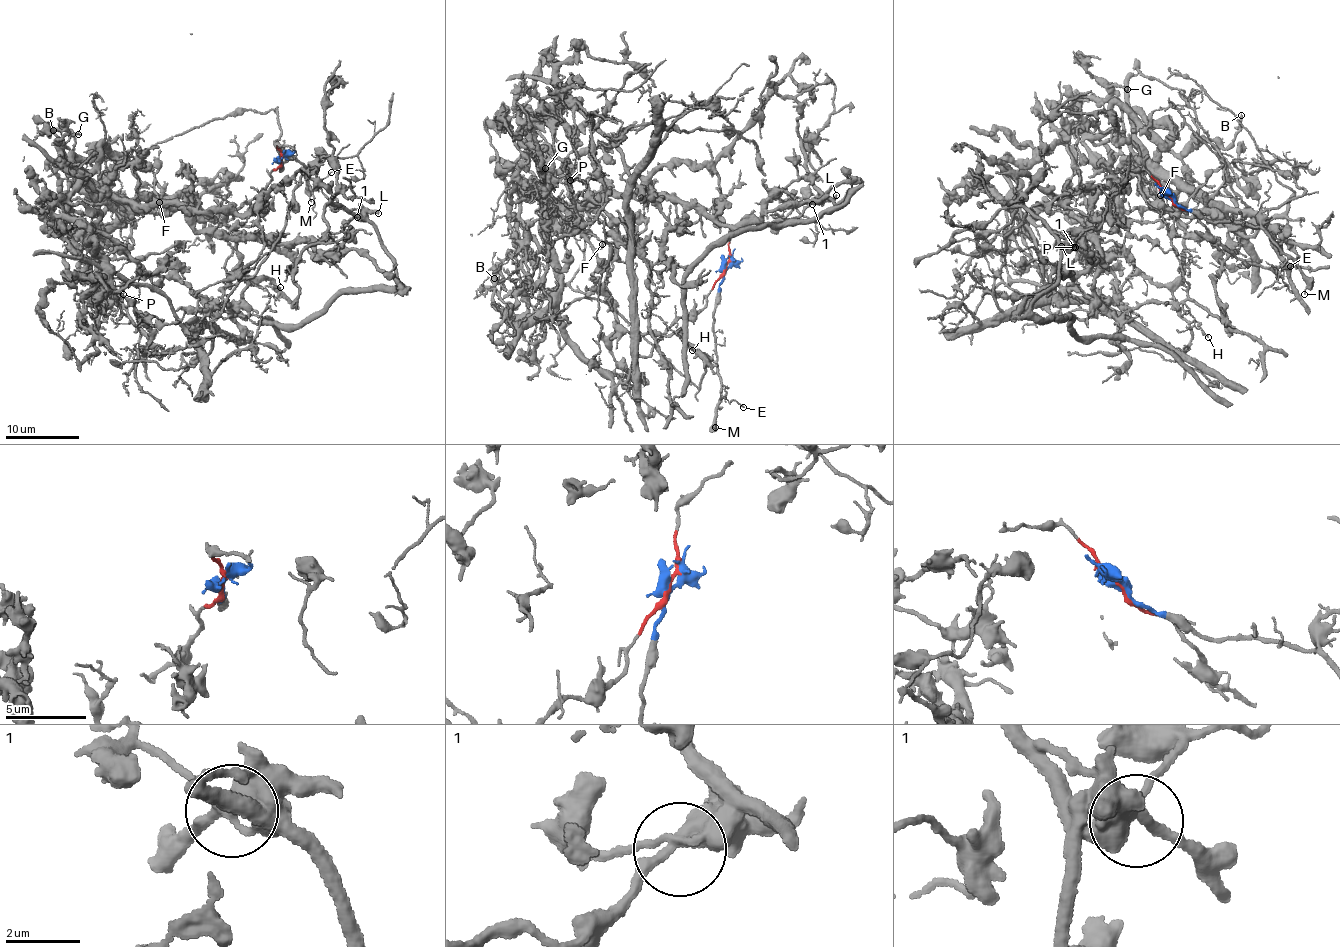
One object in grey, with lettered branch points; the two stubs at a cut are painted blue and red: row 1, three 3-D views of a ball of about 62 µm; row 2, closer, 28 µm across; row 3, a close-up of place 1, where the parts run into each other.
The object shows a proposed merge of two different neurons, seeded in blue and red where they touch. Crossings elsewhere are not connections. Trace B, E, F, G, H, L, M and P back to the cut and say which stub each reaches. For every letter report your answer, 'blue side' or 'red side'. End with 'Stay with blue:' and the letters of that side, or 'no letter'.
B: red side
E: blue side
F: red side
G: red side
H: red side
L: red side
M: blue side
P: red side
Stay with blue: E, M

